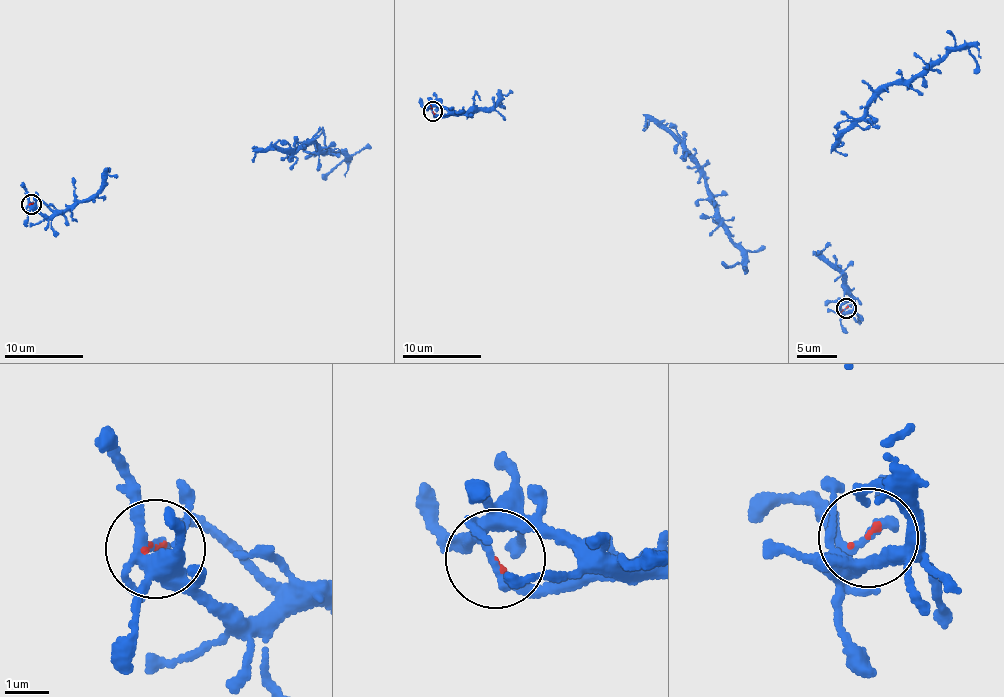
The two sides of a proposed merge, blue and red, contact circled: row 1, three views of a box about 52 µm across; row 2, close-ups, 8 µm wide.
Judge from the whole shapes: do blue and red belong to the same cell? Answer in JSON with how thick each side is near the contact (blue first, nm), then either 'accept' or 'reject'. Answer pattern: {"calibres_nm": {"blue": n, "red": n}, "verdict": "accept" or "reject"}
{"calibres_nm": {"blue": 200, "red": 60}, "verdict": "accept"}

